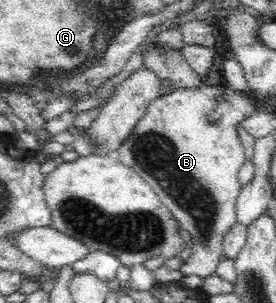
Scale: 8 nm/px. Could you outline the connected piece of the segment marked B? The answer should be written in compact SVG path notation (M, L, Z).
M224 82L219 86L200 84L195 88L174 88L169 94L161 95L150 102L150 106L146 110L146 113L144 113L144 117L140 119L135 129L132 129L130 137L118 147L116 153L120 163L134 169L136 173L151 186L151 189L157 194L159 200L179 221L180 226L190 233L193 241L193 245L190 247L190 249L192 249L192 255L190 255L189 259L185 262L188 267L180 267L180 269L178 269L182 275L198 275L198 277L204 279L205 277L210 277L218 270L218 265L224 256L223 246L221 244L222 239L225 233L237 222L236 200L238 200L238 195L240 195L240 191L242 191L242 186L238 180L238 173L242 164L246 162L246 157L243 145L239 139L238 127L244 119L247 119L252 113L255 113L257 108L258 106L255 103L255 99L251 97L249 92L232 89L232 87L227 86Z

